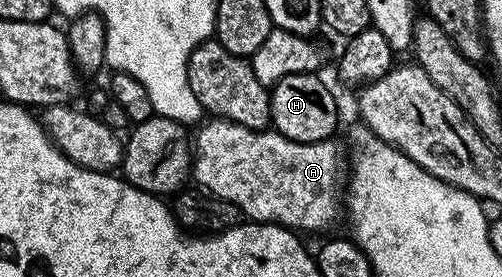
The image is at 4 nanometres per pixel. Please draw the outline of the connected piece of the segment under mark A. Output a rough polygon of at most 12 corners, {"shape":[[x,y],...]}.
{"shape":[[218,117],[193,179],[296,233],[341,215],[345,155]]}

